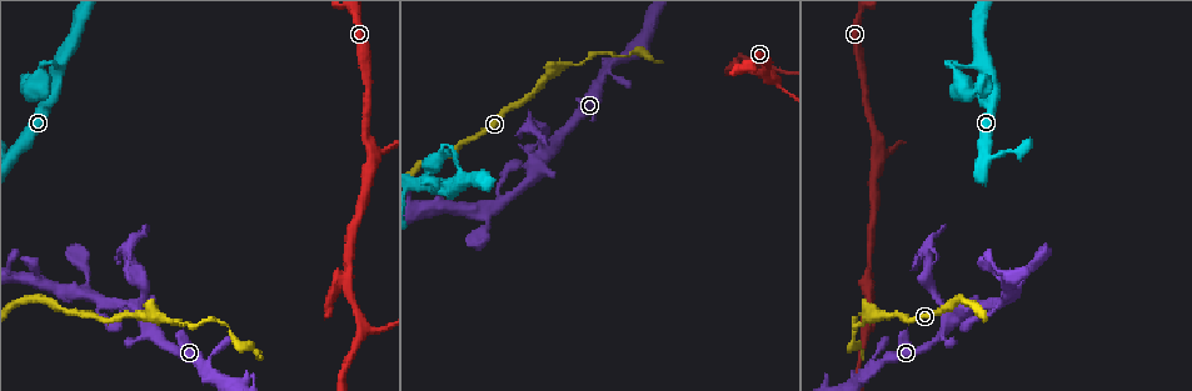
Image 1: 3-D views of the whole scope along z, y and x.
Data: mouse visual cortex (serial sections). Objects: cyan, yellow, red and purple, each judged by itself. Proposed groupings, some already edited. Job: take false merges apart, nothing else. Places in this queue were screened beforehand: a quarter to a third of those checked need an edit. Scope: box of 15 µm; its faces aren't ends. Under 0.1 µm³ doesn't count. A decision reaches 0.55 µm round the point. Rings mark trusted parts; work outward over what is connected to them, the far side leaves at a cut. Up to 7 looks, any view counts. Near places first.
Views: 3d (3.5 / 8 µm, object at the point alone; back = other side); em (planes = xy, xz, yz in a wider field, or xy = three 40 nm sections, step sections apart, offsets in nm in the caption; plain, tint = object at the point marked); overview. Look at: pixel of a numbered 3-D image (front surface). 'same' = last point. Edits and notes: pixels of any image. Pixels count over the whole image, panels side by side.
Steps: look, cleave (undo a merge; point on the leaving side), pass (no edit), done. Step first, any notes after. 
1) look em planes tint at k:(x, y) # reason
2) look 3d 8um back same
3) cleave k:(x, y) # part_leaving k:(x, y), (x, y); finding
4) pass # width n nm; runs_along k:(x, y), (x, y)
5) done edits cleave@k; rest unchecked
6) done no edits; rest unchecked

look 3d 3.5um at 1:(981, 96) # thin neck

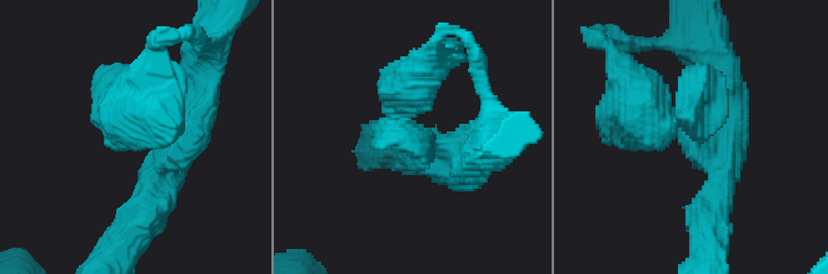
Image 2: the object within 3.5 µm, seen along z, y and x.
look em xy step 1 tint at 2:(695, 136)

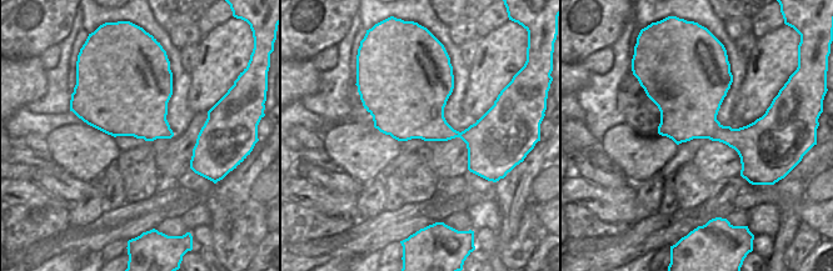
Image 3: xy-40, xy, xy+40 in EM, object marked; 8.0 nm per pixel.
pass # runs_along 2:(718, 192), (693, 119), (646, 106); one cell here

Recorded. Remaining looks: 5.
look 3d 3.5um at 1:(541, 148) # three-way junction

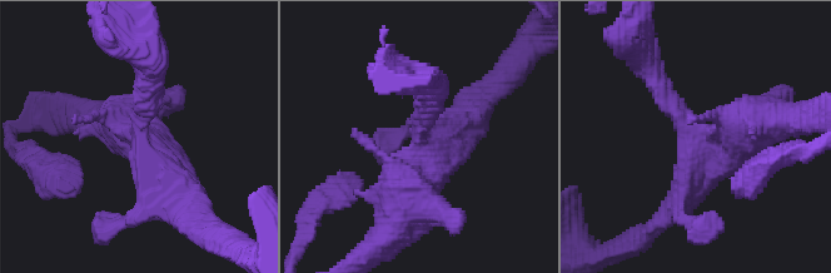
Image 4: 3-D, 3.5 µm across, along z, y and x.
look em xy step 1 tint at 4:(141, 144)

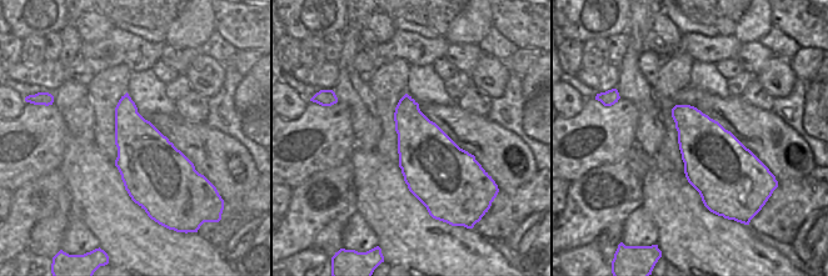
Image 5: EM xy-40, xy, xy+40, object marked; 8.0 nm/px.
look em xy step 5 tint same

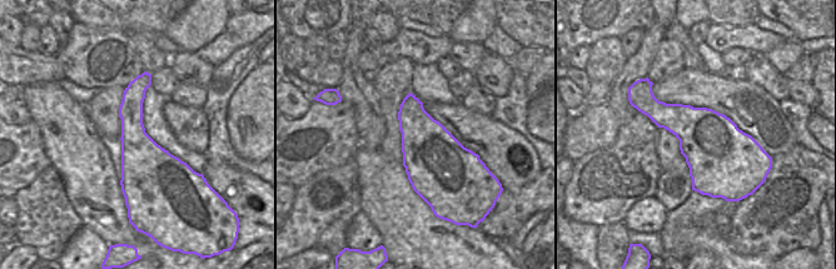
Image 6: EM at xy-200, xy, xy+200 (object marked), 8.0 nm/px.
cleave 4:(655, 72) # width 500 nm; part_leaving 4:(672, 107), (640, 49), (640, 34); a second cell is stuck on

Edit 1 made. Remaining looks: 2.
look overview

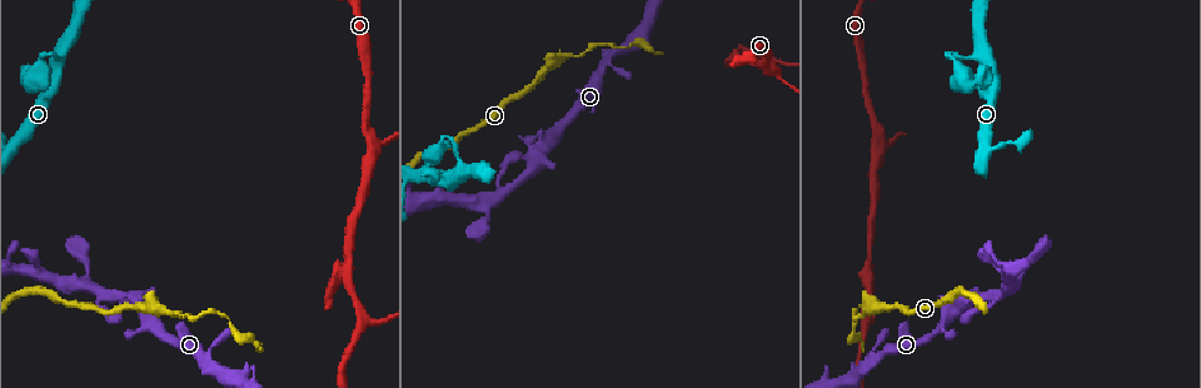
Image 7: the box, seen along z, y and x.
look 3d 3.5um at 7:(162, 311) # calibre changes

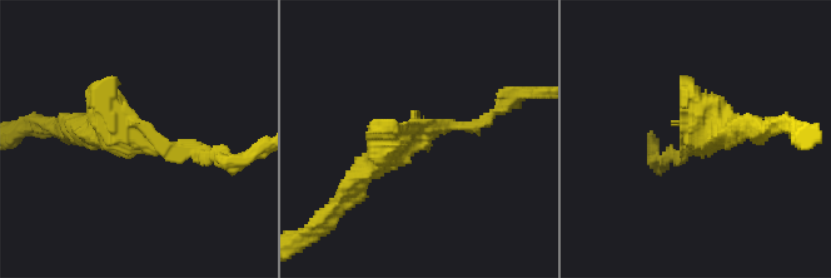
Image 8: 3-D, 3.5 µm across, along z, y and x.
pass # runs_along 8:(76, 130), (215, 154); one cell here

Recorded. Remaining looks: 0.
done edits cleave@4; rest unchecked

